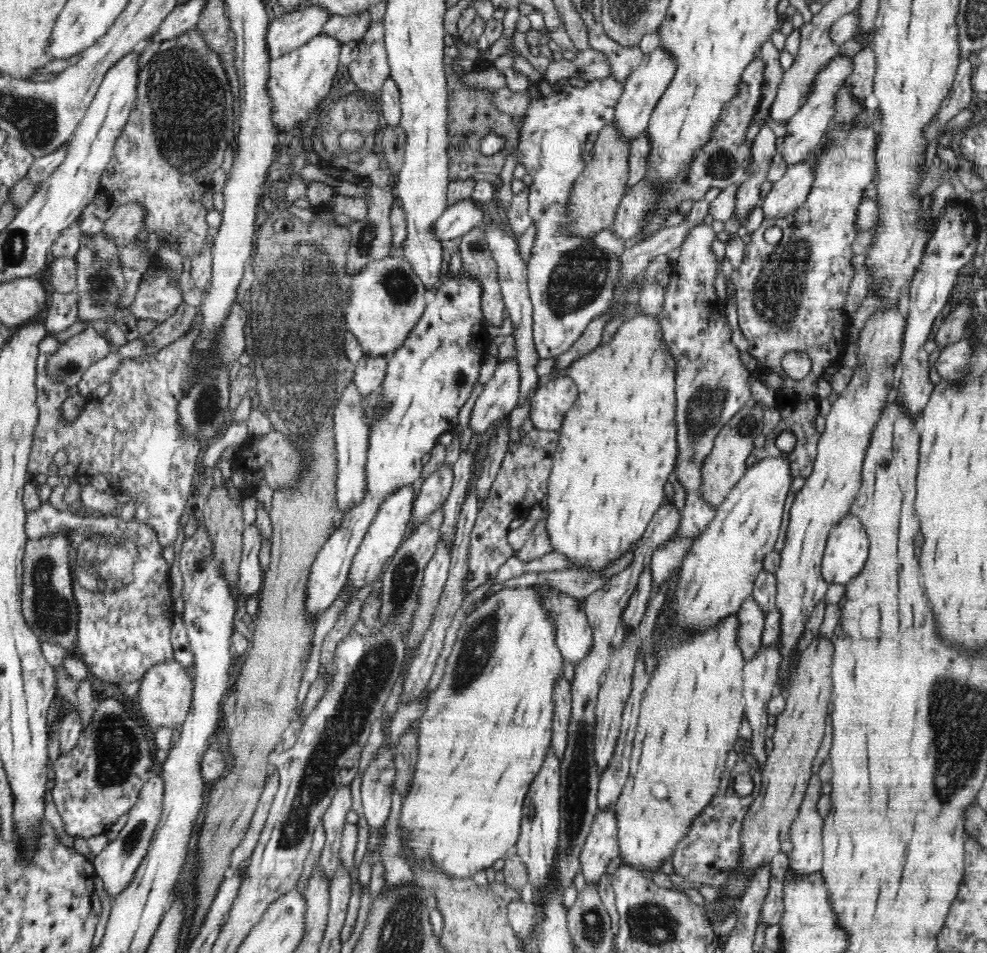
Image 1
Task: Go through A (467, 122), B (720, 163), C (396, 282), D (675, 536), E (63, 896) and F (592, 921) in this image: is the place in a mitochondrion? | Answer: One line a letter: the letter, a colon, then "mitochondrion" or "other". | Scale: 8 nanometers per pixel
A: mitochondrion
B: mitochondrion
C: mitochondrion
D: other
E: other
F: mitochondrion

